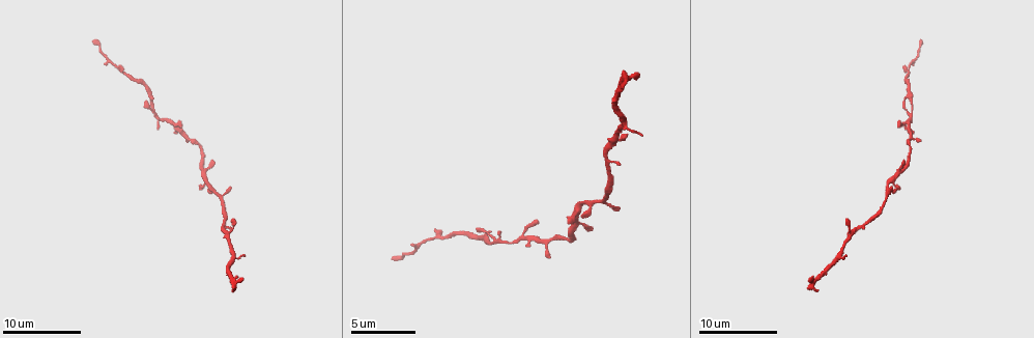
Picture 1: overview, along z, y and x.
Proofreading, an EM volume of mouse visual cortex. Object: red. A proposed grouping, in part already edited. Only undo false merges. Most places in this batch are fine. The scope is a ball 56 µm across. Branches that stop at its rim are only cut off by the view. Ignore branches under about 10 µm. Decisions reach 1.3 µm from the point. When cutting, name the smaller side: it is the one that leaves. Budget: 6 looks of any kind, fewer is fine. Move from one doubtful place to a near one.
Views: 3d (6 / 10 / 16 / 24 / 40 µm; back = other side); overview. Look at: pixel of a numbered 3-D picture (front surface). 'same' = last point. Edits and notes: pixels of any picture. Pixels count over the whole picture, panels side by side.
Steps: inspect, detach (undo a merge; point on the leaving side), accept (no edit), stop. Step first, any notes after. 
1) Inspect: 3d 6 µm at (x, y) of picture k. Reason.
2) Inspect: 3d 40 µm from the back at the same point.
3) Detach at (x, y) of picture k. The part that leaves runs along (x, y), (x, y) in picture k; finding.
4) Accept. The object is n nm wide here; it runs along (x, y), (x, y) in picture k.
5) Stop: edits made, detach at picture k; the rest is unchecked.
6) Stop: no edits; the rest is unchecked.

Inspect: 3d 10 µm at (500, 239) of picture 1. Arms run side by side.

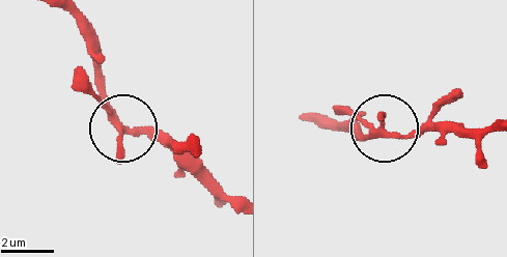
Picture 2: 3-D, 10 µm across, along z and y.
Accept. It runs along (495, 132), (387, 132), (356, 138) in picture 2; continuous, no second neuron.

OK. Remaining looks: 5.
Inspect: 3d 10 µm at (905, 83) of picture 1. Sudden change in width.

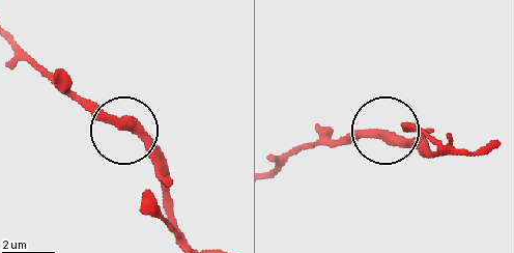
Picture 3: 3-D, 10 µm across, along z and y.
Accept. One neuron here.

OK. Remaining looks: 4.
Inspect: 3d 10 µm at (192, 141) of picture 1. Two arms in line, one across.

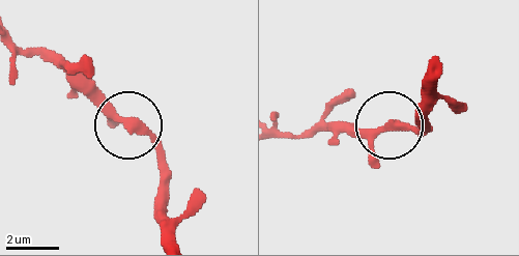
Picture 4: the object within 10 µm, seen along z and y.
Accept. It runs along (160, 191), (152, 139), (125, 125), (61, 61) in picture 4; one neuron here.

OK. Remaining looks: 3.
Stop: no edits; the rest is unchecked.

